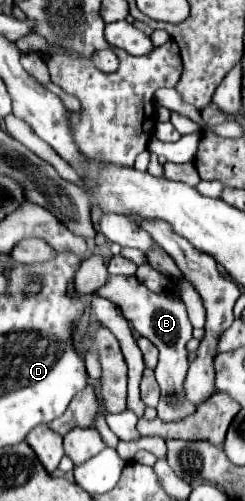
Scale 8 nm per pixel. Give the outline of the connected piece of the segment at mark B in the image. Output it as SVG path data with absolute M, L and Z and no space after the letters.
M109 276L107 284L103 284L103 290L99 290L101 296L111 300L115 306L121 308L123 316L131 326L151 340L159 348L159 364L155 368L155 378L161 386L161 400L157 404L159 418L161 420L181 420L191 416L197 408L191 408L187 400L183 400L183 380L187 376L187 350L185 344L193 338L191 336L191 322L187 318L185 304L181 300L171 300L165 296L157 296L151 292L145 284L141 284L135 276Z

